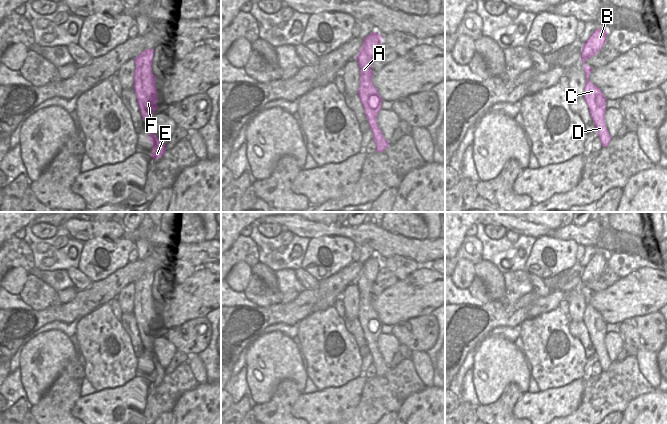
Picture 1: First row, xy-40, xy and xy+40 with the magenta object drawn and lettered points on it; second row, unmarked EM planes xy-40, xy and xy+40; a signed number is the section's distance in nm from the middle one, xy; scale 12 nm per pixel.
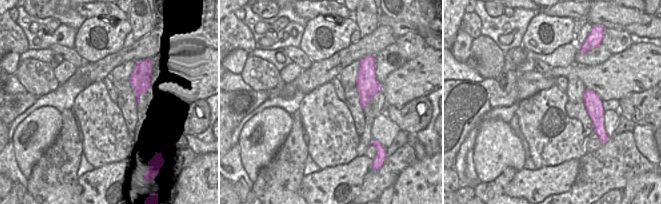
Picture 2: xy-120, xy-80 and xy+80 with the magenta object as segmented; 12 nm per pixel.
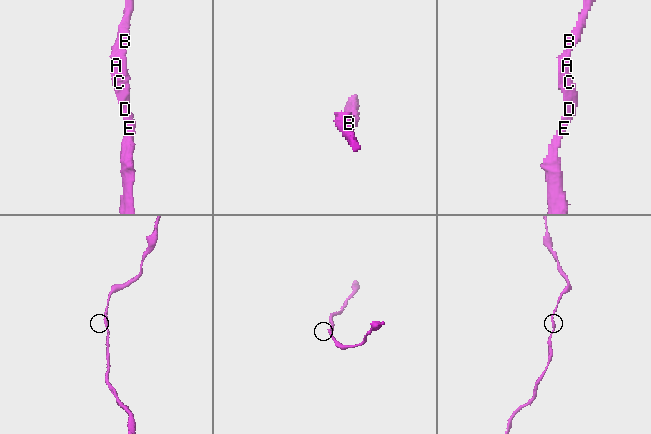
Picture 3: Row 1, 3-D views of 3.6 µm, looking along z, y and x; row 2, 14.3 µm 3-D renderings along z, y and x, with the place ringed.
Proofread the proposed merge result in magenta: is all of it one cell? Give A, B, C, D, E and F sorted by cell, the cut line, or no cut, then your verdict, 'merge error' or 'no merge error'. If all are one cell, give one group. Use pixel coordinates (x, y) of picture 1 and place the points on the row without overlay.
A B C D E F; no cut; no merge error

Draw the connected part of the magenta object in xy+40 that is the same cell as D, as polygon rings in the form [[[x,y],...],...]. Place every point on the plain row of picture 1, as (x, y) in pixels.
[[[597,252],[582,270],[581,285],[584,290],[586,308],[584,312],[584,324],[589,332],[590,340],[594,346],[595,353],[598,356],[598,362],[601,364],[602,371],[607,371],[611,365],[611,360],[605,348],[606,321],[600,312],[594,309],[590,304],[590,297],[594,292],[585,288],[587,283],[595,280],[604,270],[608,256],[603,252]]]

